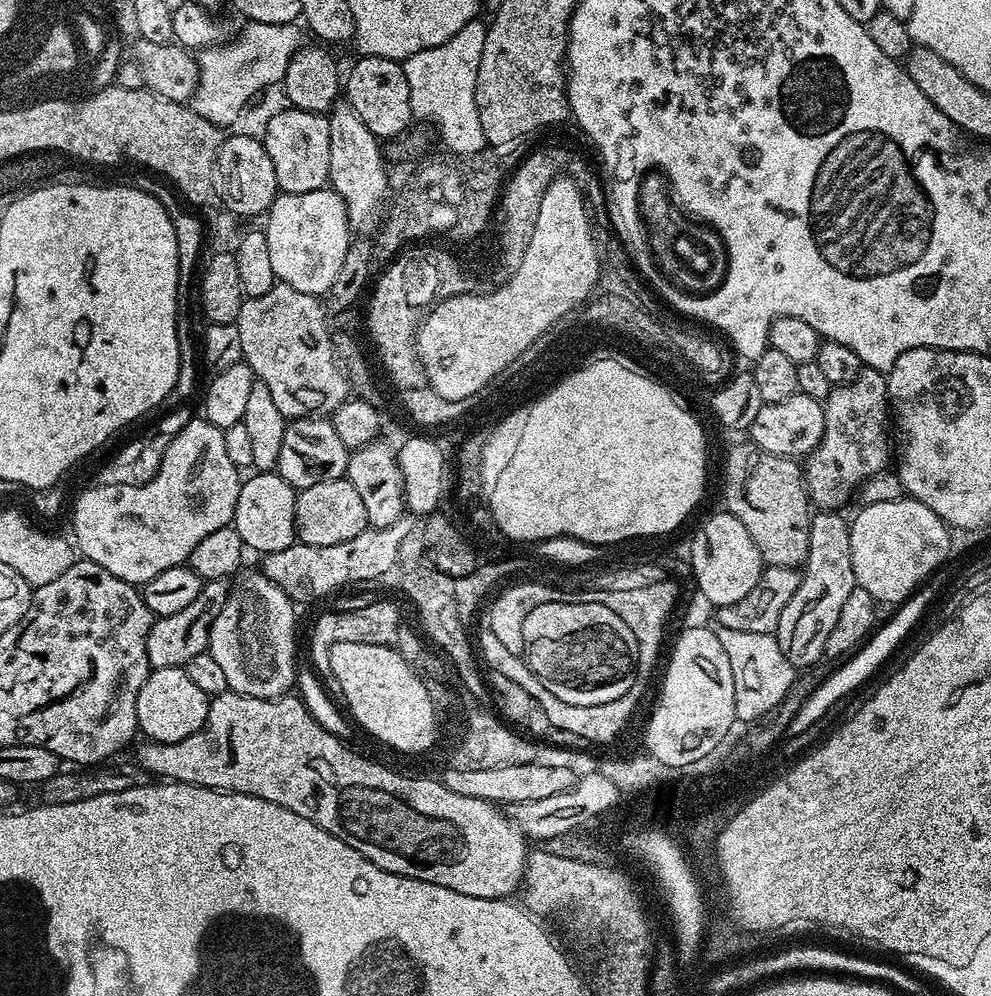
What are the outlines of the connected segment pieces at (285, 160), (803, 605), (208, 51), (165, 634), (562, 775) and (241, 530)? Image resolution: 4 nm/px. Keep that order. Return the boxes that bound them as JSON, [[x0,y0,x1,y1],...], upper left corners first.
[[264,107,330,193],[775,510,858,670],[190,21,303,128],[146,580,230,669],[440,760,578,806],[234,470,297,554]]

